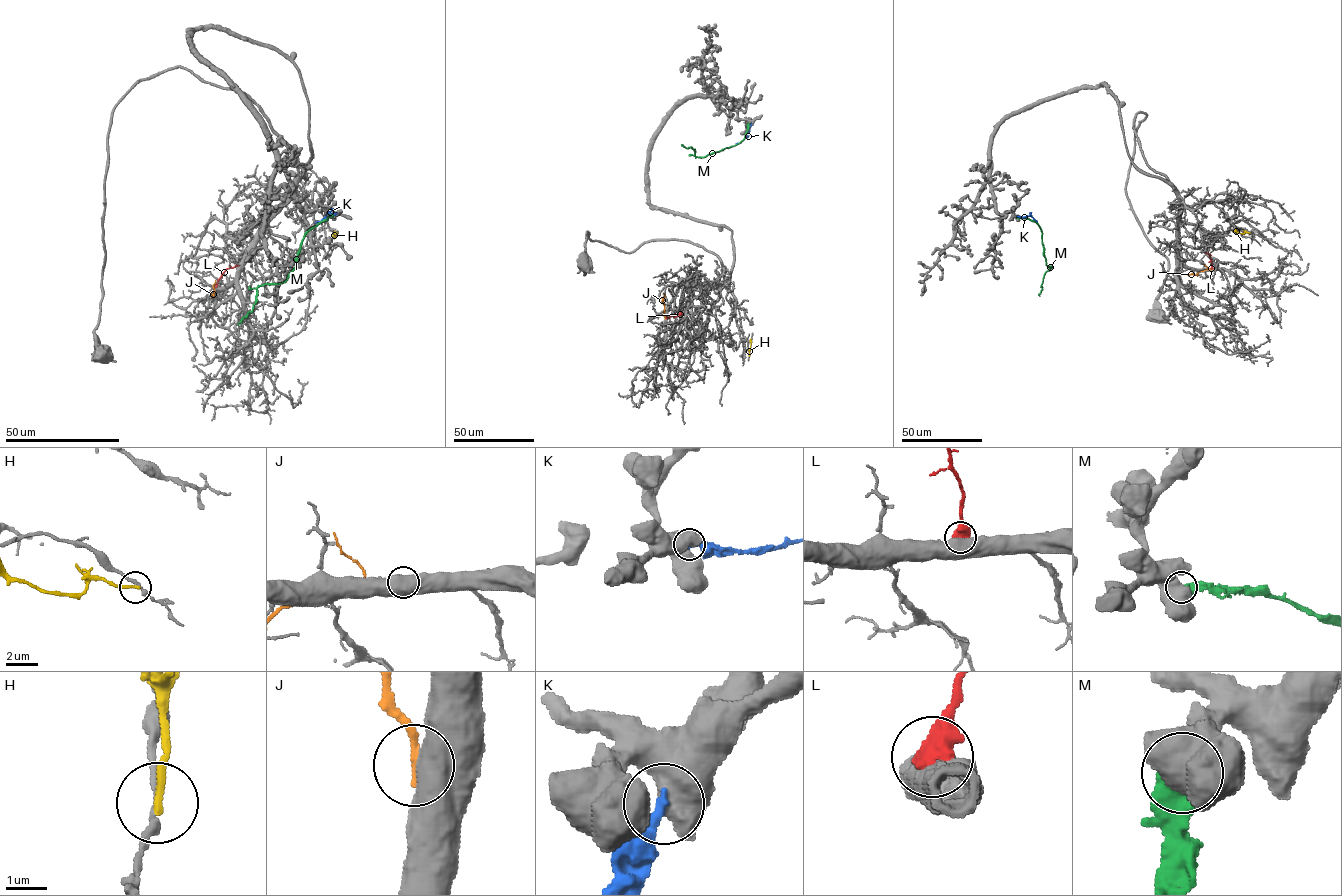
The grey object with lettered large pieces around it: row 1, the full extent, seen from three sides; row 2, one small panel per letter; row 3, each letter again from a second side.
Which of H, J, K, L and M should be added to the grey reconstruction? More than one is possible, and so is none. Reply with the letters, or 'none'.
none

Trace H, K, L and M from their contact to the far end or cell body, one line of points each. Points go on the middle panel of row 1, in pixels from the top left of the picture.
H: (749, 356), (750, 339)
K: (751, 123), (745, 137), (736, 143)
L: (665, 317), (682, 314)
M: (748, 124), (743, 139), (702, 157), (695, 155), (691, 147), (681, 145)

